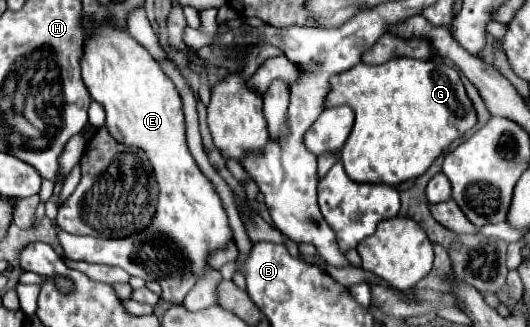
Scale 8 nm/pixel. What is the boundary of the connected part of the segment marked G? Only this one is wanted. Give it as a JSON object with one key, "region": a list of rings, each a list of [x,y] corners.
{"region":[[[400,57],[384,65],[358,63],[356,67],[332,77],[332,95],[328,95],[328,107],[336,105],[350,105],[356,113],[356,125],[342,147],[344,169],[356,183],[384,183],[396,187],[404,181],[416,179],[426,173],[444,151],[448,151],[452,141],[460,139],[478,123],[474,105],[466,95],[458,71],[442,61],[438,63],[436,59],[418,61]]]}

